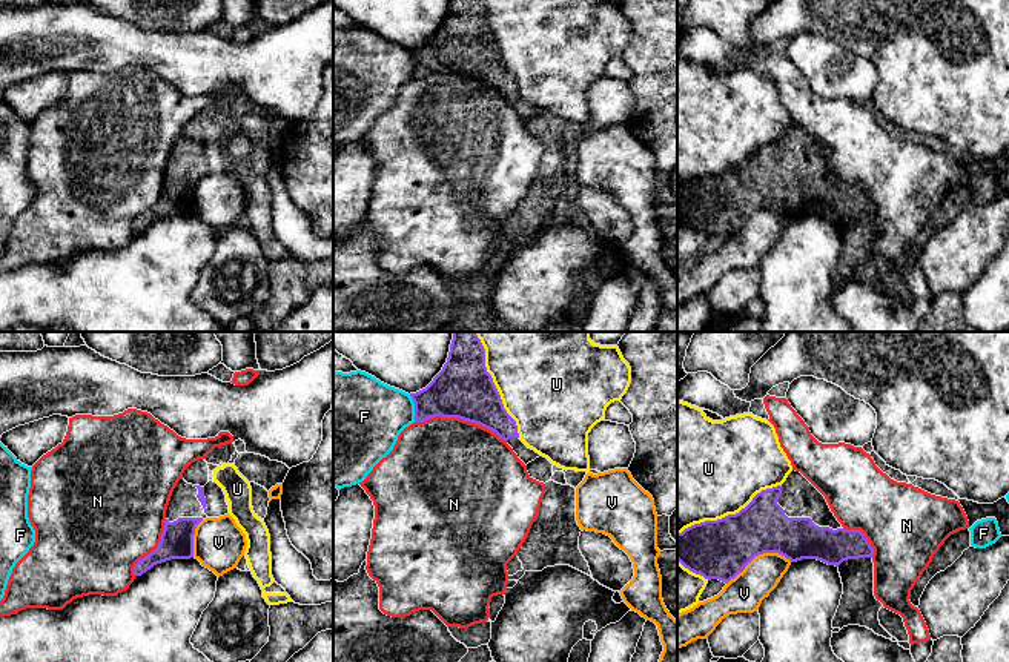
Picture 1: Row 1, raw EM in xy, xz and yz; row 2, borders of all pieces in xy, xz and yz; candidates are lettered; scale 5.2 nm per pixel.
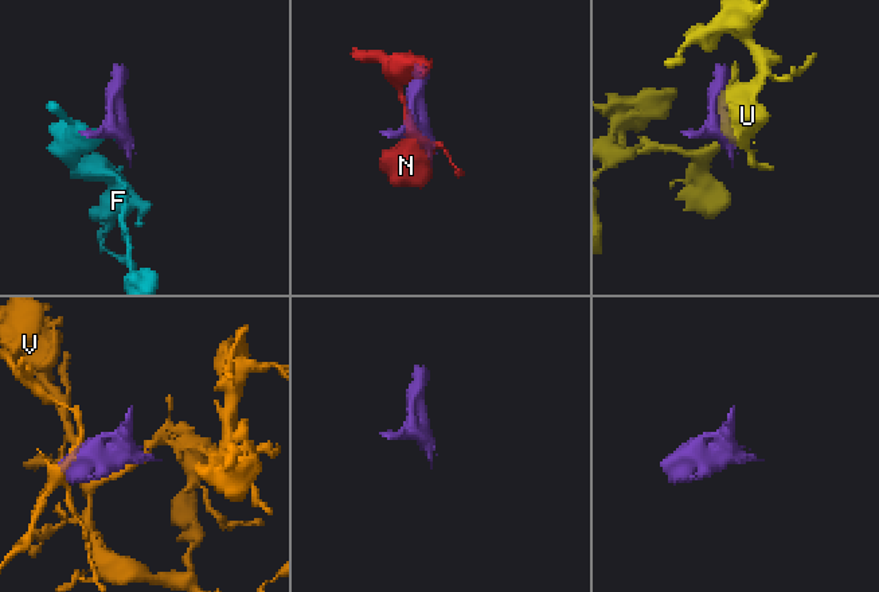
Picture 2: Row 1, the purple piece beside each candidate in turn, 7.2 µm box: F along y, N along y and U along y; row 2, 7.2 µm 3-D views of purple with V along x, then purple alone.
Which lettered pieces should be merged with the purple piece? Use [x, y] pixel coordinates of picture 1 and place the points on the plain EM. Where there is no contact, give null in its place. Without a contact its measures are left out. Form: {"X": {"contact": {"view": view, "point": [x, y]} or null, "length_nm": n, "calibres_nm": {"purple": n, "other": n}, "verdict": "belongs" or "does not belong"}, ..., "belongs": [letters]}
{"F": {"contact": {"view": "xz", "point": [415, 65]}, "length_nm": 150, "calibres_nm": {"purple": 280, "other": 380}, "verdict": "does not belong"}, "N": {"contact": {"view": "xz", "point": [461, 74]}, "length_nm": 500, "calibres_nm": {"purple": 300, "other": 500}, "verdict": "does not belong"}, "U": {"contact": {"view": "yz", "point": [728, 171]}, "length_nm": 600, "calibres_nm": {"purple": 300, "other": 500}, "verdict": "does not belong"}, "V": {"contact": {"view": "yz", "point": [759, 209]}, "length_nm": 360, "calibres_nm": {"purple": 300, "other": 200}, "verdict": "does not belong"}, "belongs": []}

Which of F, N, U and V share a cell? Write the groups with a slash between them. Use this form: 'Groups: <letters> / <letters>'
Groups: F / N / U / V

